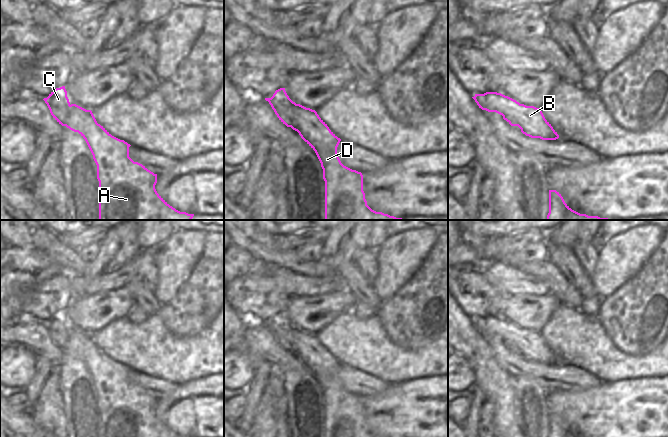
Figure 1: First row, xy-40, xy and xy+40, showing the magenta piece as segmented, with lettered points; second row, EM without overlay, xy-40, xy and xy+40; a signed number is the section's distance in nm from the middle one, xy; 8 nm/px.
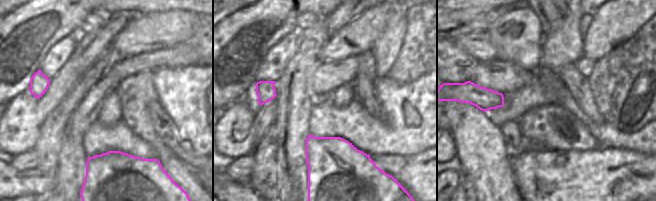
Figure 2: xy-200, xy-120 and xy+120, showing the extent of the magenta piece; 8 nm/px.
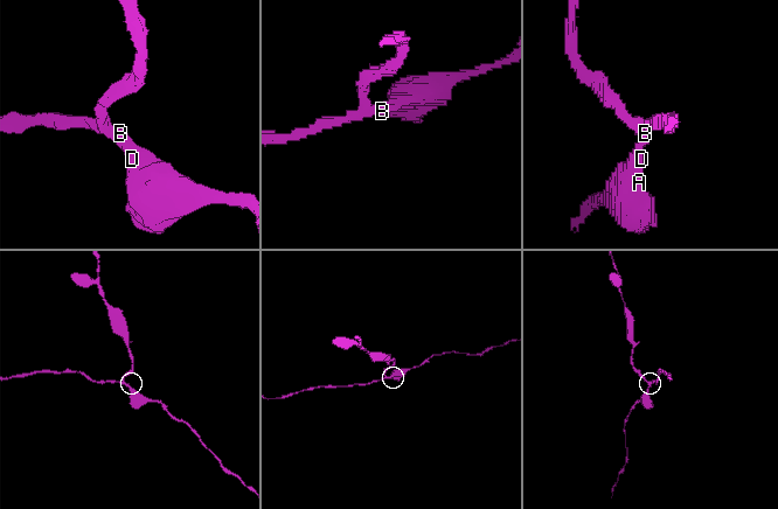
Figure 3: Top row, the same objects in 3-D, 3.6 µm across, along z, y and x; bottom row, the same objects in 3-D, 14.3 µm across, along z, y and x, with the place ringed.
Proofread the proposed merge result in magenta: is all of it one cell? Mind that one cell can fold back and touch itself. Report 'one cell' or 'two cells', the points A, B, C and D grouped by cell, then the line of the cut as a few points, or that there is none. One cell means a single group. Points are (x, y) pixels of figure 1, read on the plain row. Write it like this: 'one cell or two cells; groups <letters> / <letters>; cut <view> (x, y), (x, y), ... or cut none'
two cells; groups A B D / C; cut xy (274, 333), (283, 336), (292, 345), (293, 350)

